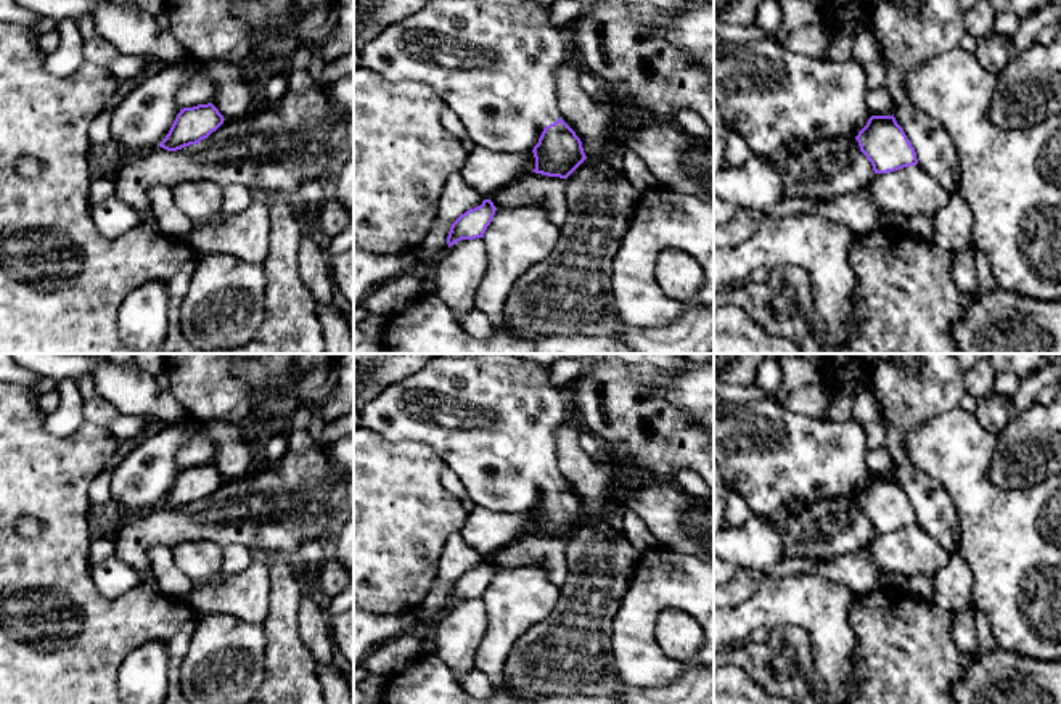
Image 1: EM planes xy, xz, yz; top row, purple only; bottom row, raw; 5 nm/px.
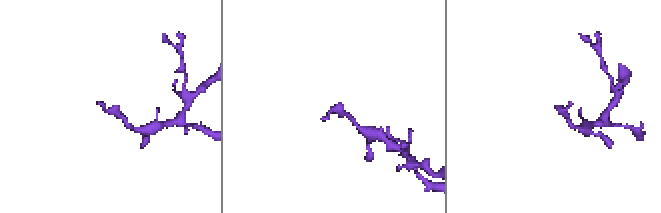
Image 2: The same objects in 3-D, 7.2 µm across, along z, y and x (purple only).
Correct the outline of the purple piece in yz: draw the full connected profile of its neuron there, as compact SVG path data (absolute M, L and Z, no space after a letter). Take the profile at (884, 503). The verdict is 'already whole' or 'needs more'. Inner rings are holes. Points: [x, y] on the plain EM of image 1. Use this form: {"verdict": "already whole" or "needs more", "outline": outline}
{"verdict": "needs more", "outline": "M714 392L714 461L728 490L736 490L748 503L752 516L781 521L791 498L805 506L820 500L855 498L860 511L871 522L875 534L887 534L916 526L916 513L903 489L892 476L873 476L866 466L868 453L863 426L852 420L836 423L828 418L807 418L783 408L772 395L764 400L736 403Z"}

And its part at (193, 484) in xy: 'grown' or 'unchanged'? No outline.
grown

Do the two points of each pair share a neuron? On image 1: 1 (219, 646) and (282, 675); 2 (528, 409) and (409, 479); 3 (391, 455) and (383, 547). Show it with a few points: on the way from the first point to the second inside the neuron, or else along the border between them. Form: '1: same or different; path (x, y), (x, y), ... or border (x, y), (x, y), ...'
1: different; border (264, 629), (264, 680), (258, 687)
2: different; border (410, 439), (426, 442), (447, 465)
3: same; path (391, 478), (391, 491), (383, 499), (383, 524)

